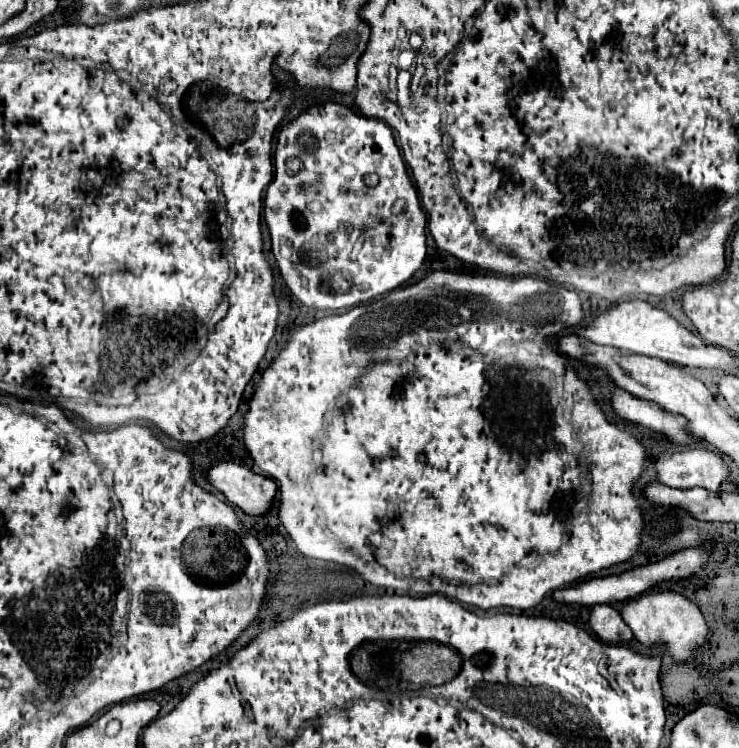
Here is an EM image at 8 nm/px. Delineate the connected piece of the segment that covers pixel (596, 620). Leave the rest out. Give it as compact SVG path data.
M600 604L600 606L592 608L590 628L598 634L600 640L610 642L610 644L630 642L634 638L632 630L624 624L620 612L608 604Z

